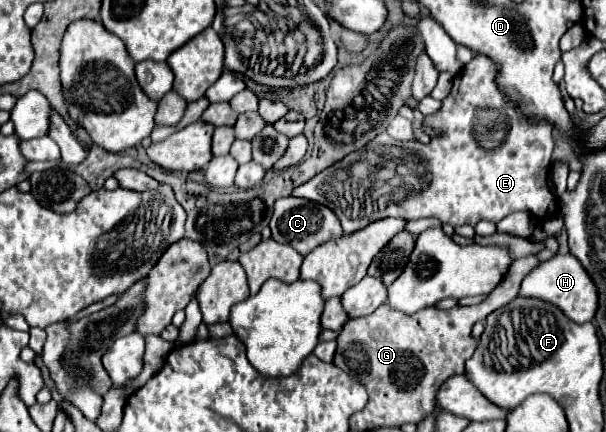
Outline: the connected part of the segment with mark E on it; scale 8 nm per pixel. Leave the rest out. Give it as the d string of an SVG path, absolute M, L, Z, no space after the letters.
M478 55L478 59L474 57L462 73L454 77L452 93L442 101L440 113L424 119L430 127L442 129L444 137L436 137L424 145L400 143L388 133L380 133L366 147L346 155L346 159L314 175L314 179L308 179L302 187L296 187L292 195L330 207L340 219L344 233L354 233L384 217L436 217L442 223L458 227L466 223L476 225L482 219L498 223L514 211L528 211L538 219L554 213L558 207L556 195L548 185L550 157L554 149L552 125L544 119L536 121L534 117L522 113L516 103L500 91L496 75L498 65L492 59L486 59L486 55Z

